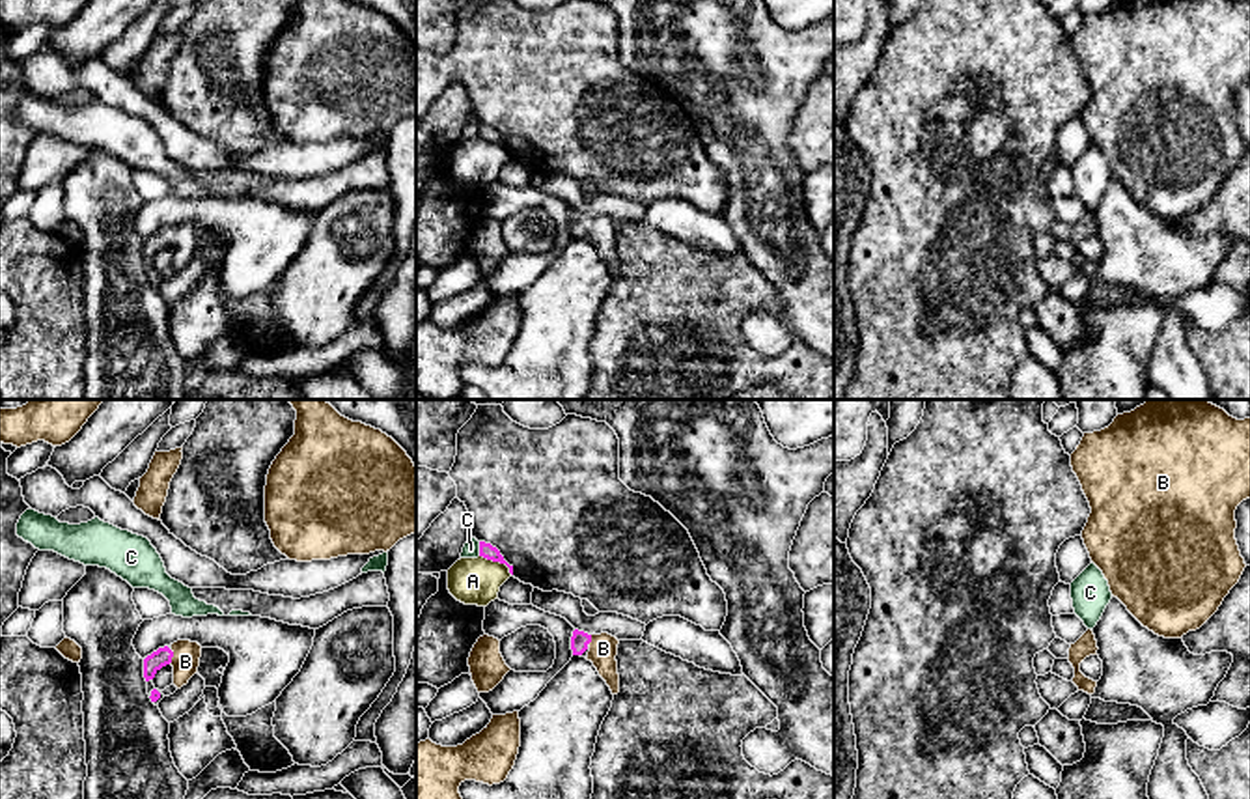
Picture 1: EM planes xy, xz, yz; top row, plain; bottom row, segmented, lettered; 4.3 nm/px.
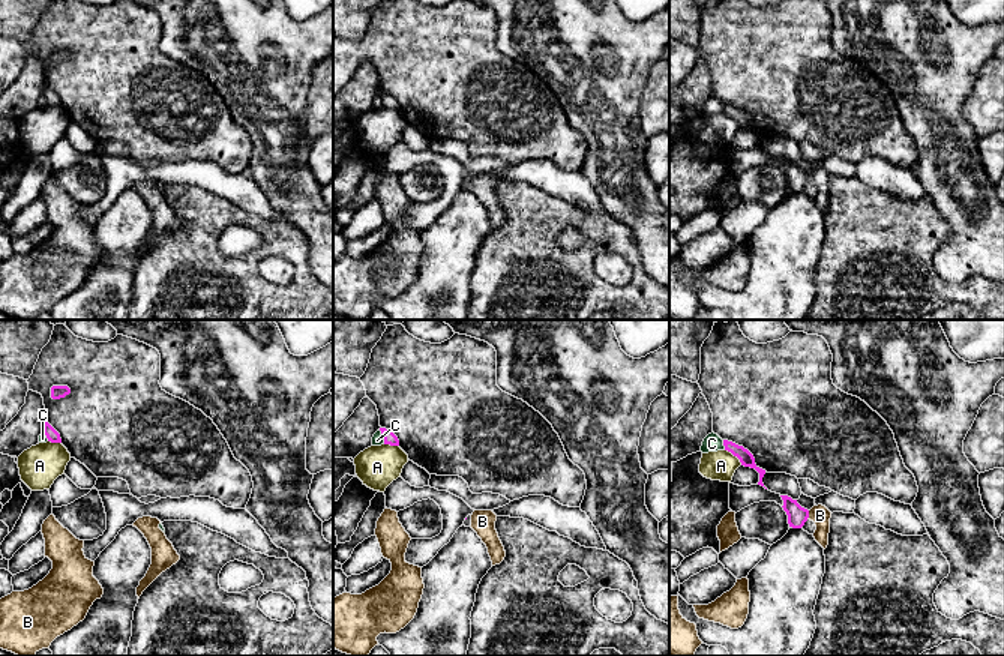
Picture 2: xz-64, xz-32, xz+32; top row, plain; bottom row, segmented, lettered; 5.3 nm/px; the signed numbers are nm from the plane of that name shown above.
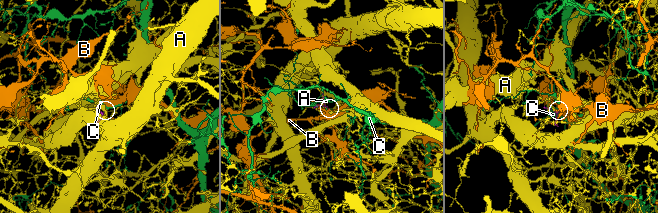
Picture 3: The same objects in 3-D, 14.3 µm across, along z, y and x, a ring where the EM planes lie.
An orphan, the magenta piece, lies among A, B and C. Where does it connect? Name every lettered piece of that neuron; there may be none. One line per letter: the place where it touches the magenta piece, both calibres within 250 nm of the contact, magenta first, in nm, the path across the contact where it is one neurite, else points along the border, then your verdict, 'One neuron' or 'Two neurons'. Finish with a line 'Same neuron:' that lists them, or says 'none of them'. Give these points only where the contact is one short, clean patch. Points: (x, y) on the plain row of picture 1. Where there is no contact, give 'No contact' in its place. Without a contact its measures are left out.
A: Touches magenta at xz (497, 142). Thickness 70 nm (magenta) against 200 nm. Boundary: xz (480, 137), (502, 144), (512, 155). Two neurons
B: Touches magenta at xy (172, 238). Thickness 80 nm (magenta) against 120 nm. Path across: xy (163, 238), (172, 238), (185, 243). One neuron
C: Touches magenta at xz (480, 131). Thickness 70 nm (magenta) against 70 nm. Boundary: xz (478, 124), (480, 137). Two neurons
Same neuron: B

